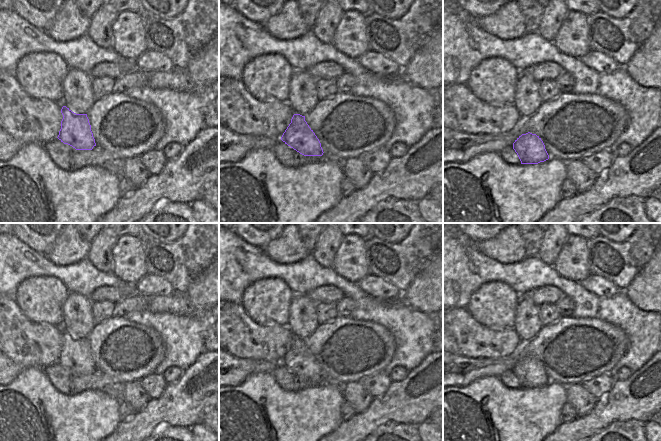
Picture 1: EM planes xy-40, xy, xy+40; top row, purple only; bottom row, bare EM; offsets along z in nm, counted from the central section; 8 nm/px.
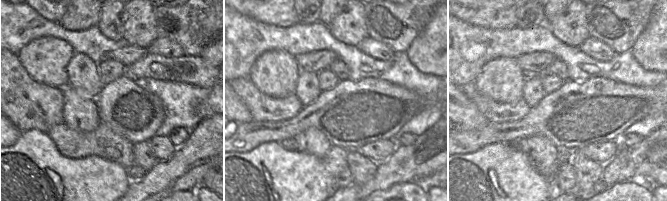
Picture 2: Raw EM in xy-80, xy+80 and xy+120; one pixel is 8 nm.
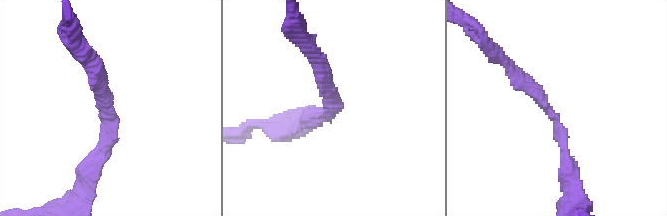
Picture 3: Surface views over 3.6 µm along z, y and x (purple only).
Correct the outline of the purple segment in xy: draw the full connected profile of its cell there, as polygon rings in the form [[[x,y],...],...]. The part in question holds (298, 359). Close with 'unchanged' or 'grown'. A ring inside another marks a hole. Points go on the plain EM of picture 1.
[[[294,338],[281,364],[304,380],[322,380],[321,367],[305,345],[305,340]]]; unchanged

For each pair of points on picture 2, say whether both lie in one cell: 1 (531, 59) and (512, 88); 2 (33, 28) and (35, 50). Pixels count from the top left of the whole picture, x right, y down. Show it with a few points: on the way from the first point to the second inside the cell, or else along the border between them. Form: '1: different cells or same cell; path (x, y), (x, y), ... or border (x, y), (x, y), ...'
1: different cells; border (515, 59), (519, 67), (527, 75)
2: different cells; border (59, 38), (35, 38), (17, 53)

